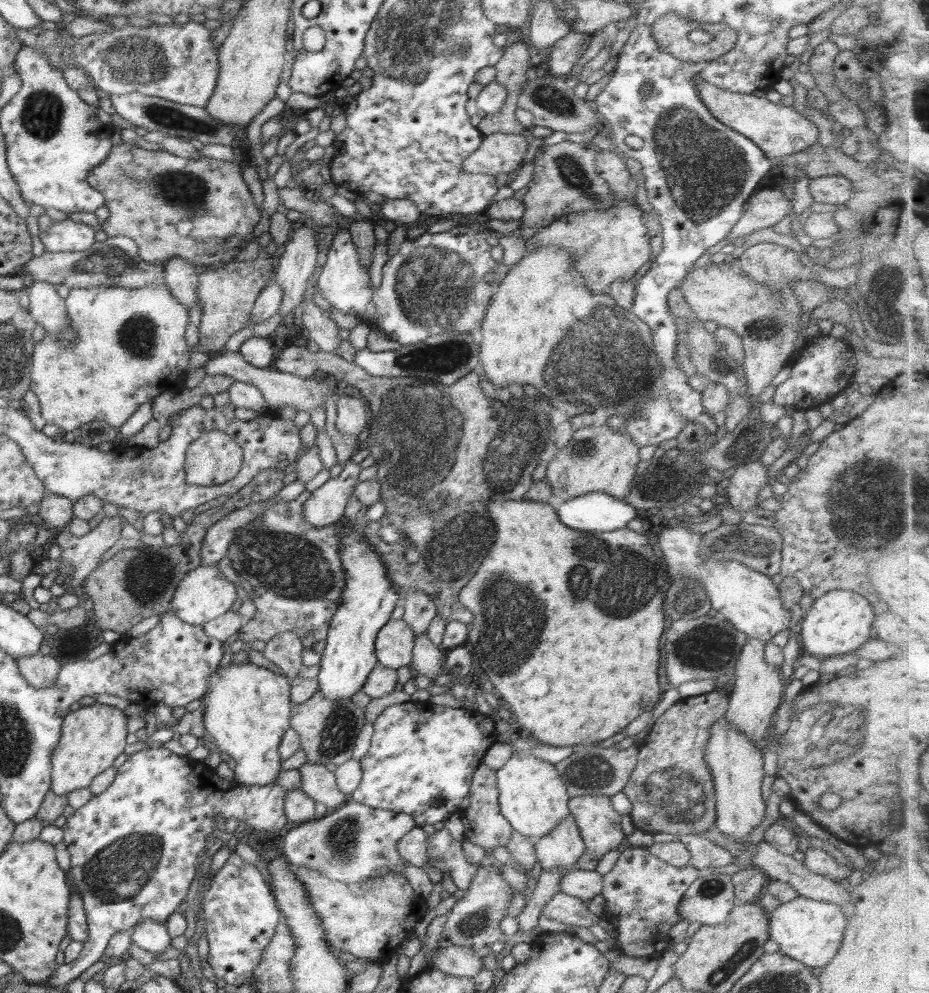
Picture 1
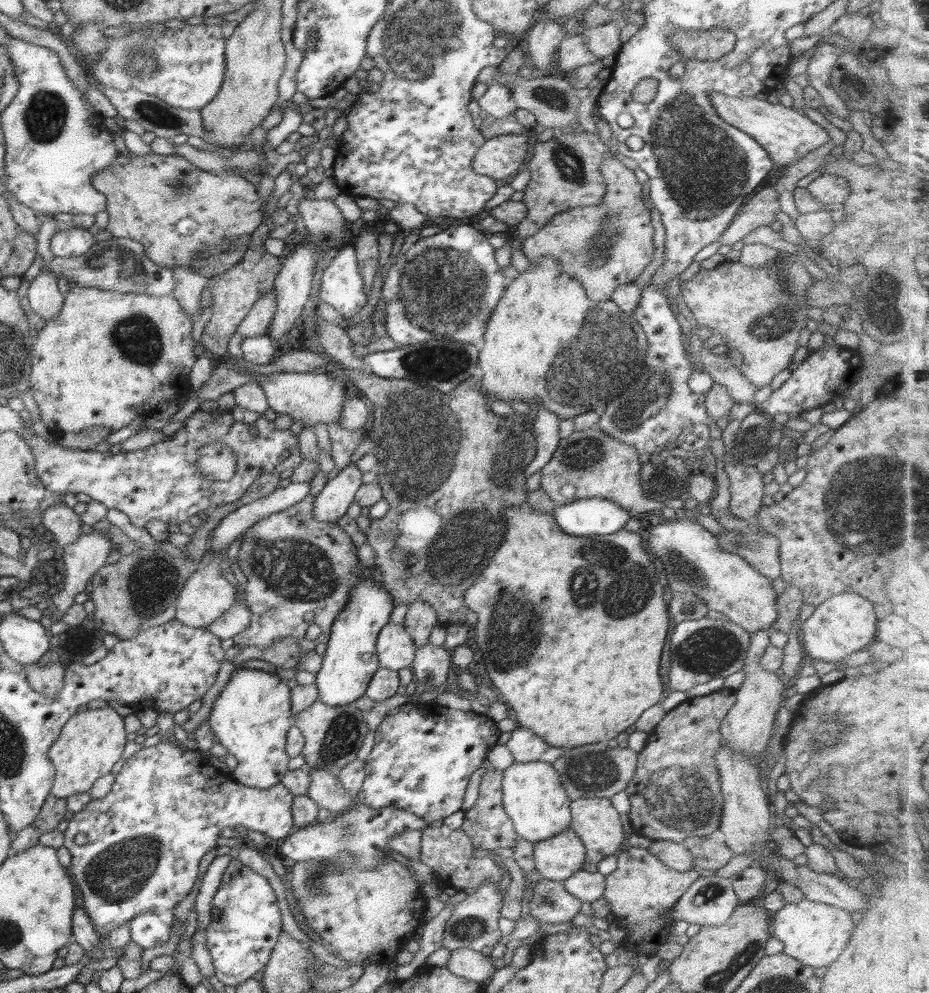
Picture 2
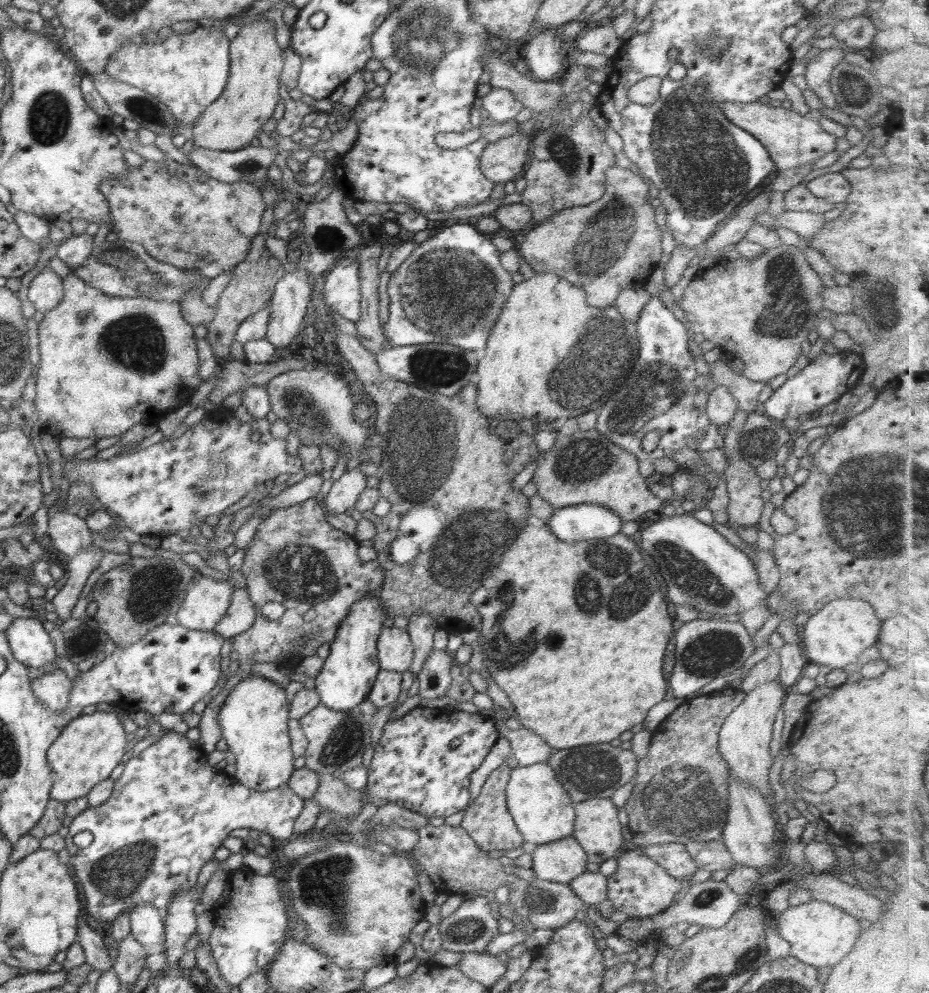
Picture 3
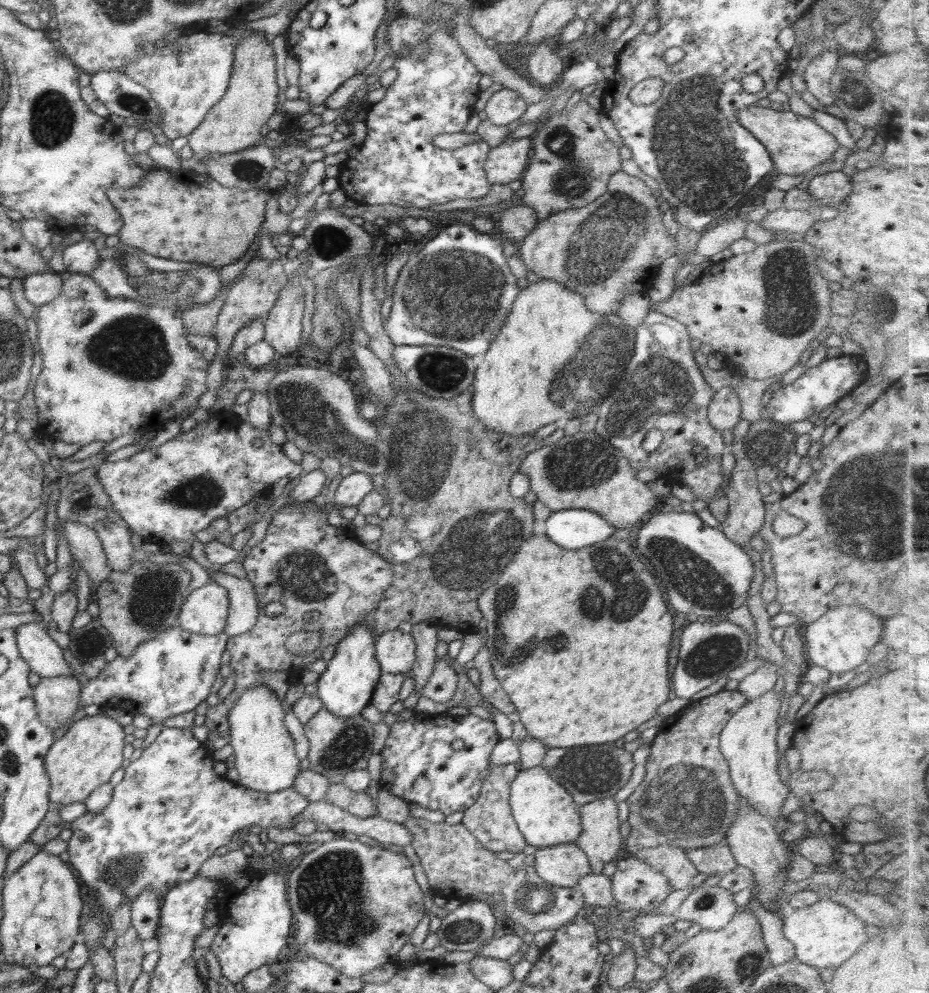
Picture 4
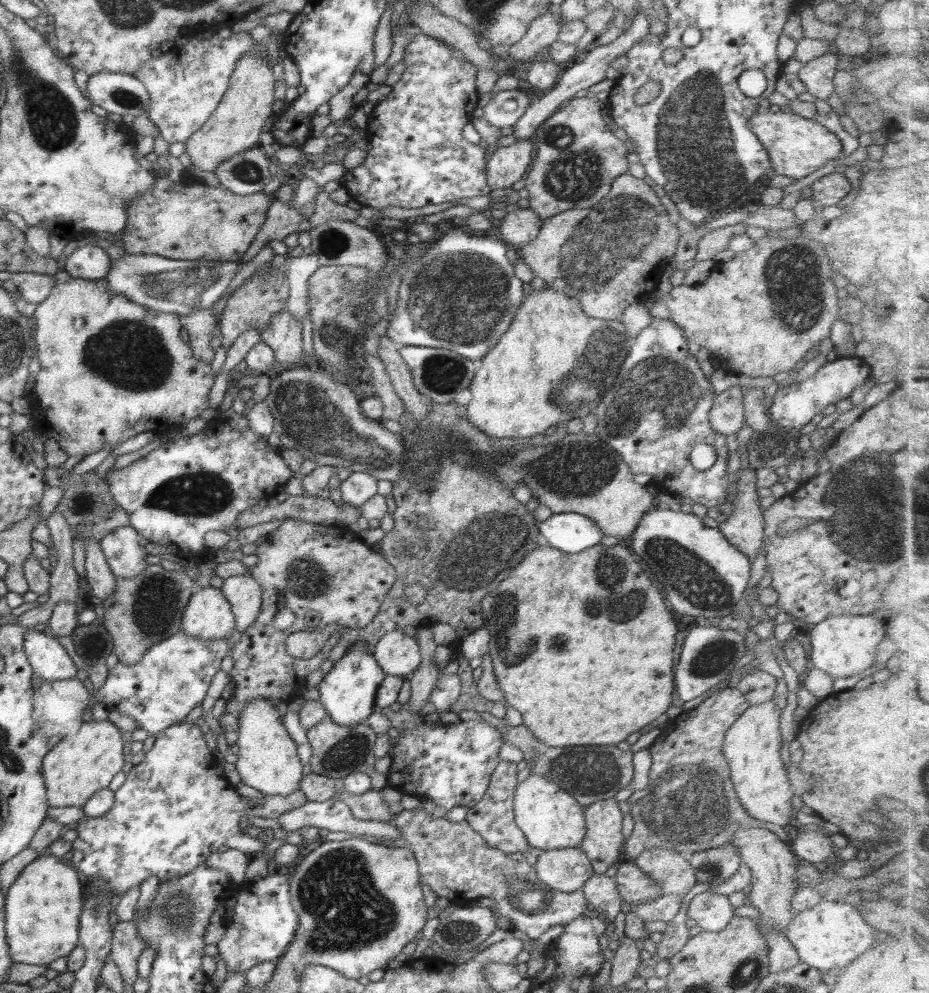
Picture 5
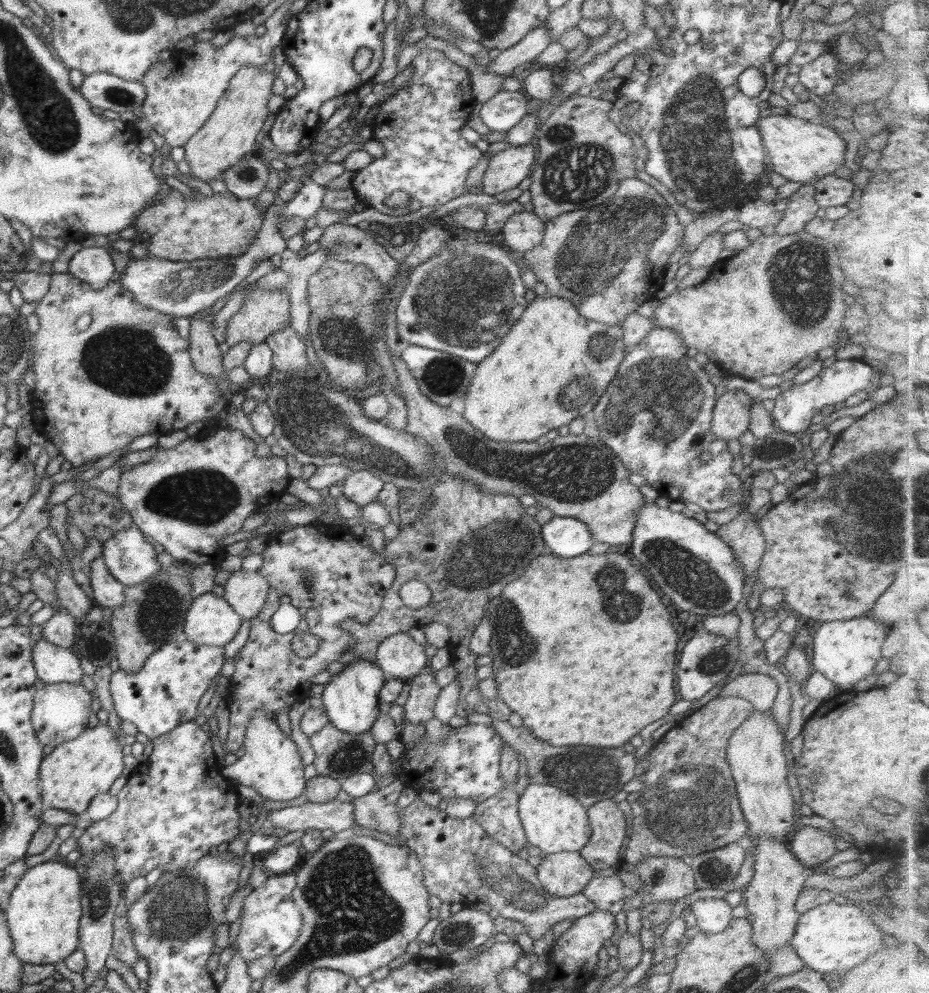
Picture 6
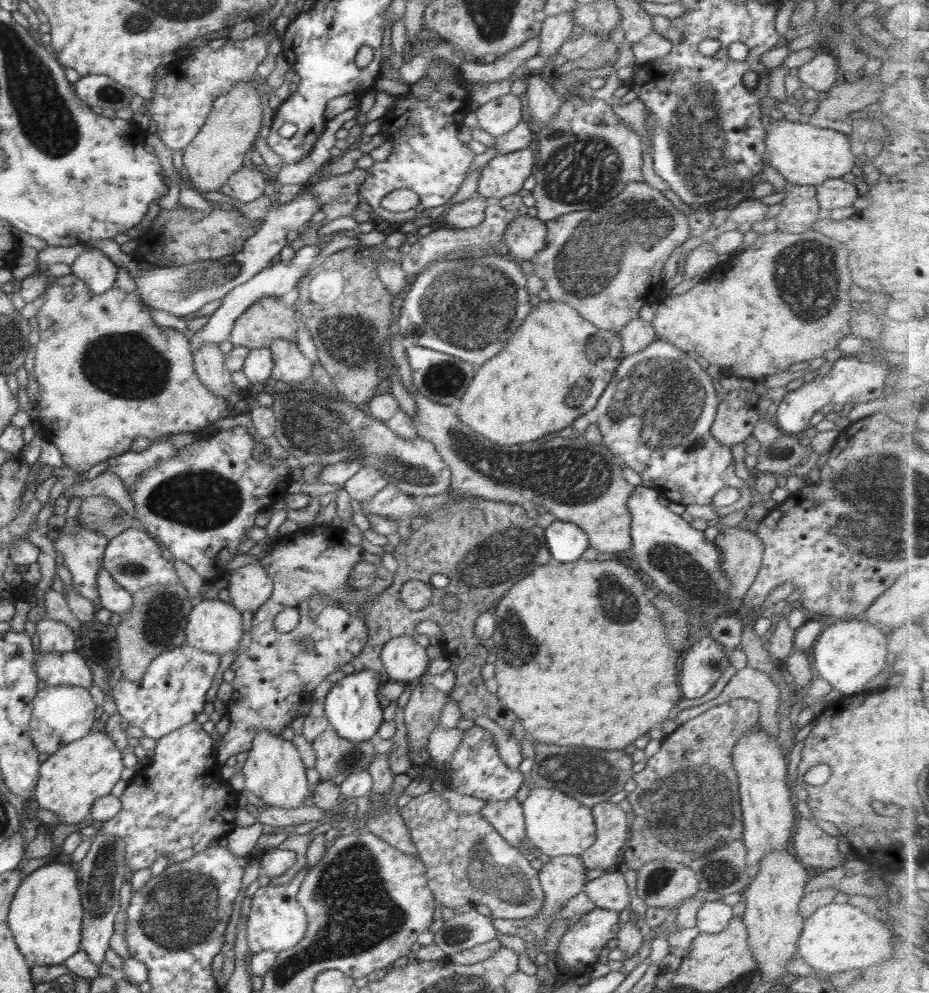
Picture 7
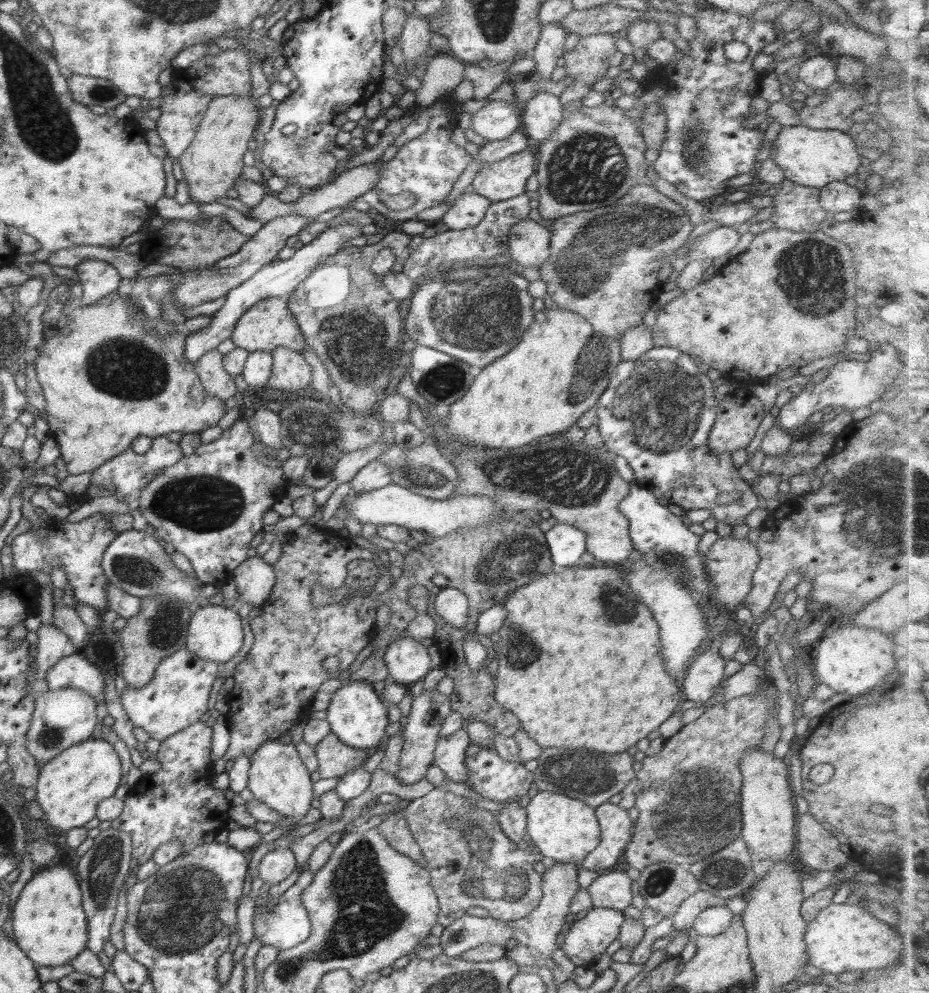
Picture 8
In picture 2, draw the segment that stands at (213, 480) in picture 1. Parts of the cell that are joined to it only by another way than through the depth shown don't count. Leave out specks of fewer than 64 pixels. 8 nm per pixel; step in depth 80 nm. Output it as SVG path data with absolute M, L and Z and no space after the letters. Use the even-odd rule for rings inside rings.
M212 443L199 448L197 468L210 480L230 480L236 472L237 460L224 443Z

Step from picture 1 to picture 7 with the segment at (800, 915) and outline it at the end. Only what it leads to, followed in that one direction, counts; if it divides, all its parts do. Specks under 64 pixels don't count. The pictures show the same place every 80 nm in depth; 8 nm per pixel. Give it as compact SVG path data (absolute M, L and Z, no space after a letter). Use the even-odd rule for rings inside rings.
M833 901L833 902L832 902L832 903L831 903L831 904L828 904L828 905L827 905L827 906L824 906L824 907L822 907L822 908L818 908L818 910L816 910L816 911L814 911L814 912L813 912L813 913L812 913L812 914L811 914L811 915L810 915L810 916L809 916L809 917L808 917L808 918L805 918L805 919L804 919L804 920L803 920L803 927L802 927L802 932L801 932L801 935L800 935L800 936L799 936L799 937L798 937L798 942L797 942L797 945L798 945L798 952L797 952L797 953L798 953L798 954L799 954L799 956L800 956L800 957L801 957L801 958L802 958L802 959L804 959L804 962L806 962L806 964L809 964L809 965L810 965L810 966L811 966L811 968L814 968L814 969L815 969L815 970L816 970L816 971L818 971L818 972L820 972L820 973L821 973L821 975L822 975L822 972L828 972L828 974L823 974L823 976L824 976L824 975L828 975L828 976L829 976L829 974L834 974L834 972L844 972L844 970L850 970L850 968L868 968L868 966L874 966L874 964L878 964L878 962L882 962L882 960L884 960L884 958L888 958L888 956L892 956L892 952L900 952L900 950L894 950L894 948L892 948L892 946L890 946L890 944L899 944L899 943L898 943L898 942L890 942L890 940L897 940L897 939L895 939L895 937L894 937L894 934L893 934L893 933L892 933L892 934L890 934L890 932L891 932L891 930L890 930L890 929L889 929L889 928L888 928L888 927L887 927L887 925L886 925L886 926L882 926L882 924L886 924L886 923L883 923L883 922L880 922L880 920L876 920L876 918L870 918L870 916L868 916L868 914L864 914L864 912L862 912L862 910L860 910L860 908L868 908L868 907L866 907L866 906L862 906L862 905L857 905L857 904L850 904L850 903L847 903L847 904L837 904L837 903L836 903L836 902L834 902L834 901Z

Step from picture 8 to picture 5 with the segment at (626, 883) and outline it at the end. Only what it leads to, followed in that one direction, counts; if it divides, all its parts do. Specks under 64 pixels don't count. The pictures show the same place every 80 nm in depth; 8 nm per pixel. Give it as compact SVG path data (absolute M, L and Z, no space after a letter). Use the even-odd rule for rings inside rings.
M593 874L584 884L581 892L597 914L608 921L614 921L623 904L613 877Z

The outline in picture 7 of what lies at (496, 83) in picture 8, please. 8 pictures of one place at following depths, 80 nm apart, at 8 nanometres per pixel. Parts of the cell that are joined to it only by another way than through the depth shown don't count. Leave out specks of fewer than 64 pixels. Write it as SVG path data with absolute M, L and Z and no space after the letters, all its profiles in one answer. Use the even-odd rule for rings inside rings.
M540 37L528 39L522 46L497 57L494 62L482 63L466 59L458 67L466 84L487 85L513 79L519 75L526 60L539 54Z

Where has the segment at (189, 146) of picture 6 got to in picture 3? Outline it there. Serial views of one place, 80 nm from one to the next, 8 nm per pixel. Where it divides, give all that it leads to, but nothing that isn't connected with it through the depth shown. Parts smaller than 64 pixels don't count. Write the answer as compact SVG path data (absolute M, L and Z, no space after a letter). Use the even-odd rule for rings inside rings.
M266 18L240 25L239 33L229 39L229 76L222 94L206 107L188 135L196 147L237 151L257 143L256 133L278 104L280 76L287 52L276 42L275 23Z

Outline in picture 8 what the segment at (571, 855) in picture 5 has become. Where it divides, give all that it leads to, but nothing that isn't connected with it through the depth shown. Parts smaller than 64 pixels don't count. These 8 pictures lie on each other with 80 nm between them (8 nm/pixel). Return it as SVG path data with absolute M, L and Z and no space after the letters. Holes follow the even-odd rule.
M555 863L541 874L543 896L538 907L514 921L516 928L516 947L507 950L508 955L518 966L542 966L546 958L553 958L554 951L560 948L560 940L566 931L566 916L570 914L570 904L573 897L581 890L577 881L577 874L581 867L576 863Z

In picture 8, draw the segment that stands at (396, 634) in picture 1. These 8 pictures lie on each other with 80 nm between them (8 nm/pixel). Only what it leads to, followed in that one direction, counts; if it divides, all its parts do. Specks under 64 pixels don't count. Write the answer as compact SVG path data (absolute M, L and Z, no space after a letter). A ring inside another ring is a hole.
M404 637L392 641L383 659L389 672L389 680L411 686L434 667L427 648L418 639Z

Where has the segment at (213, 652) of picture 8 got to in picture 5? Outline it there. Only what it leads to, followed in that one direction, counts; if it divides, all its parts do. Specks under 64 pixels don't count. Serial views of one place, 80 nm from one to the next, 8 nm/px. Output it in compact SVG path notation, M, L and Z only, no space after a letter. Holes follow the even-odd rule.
M210 585L194 592L184 609L181 630L206 640L227 639L234 632L235 616L221 589Z

